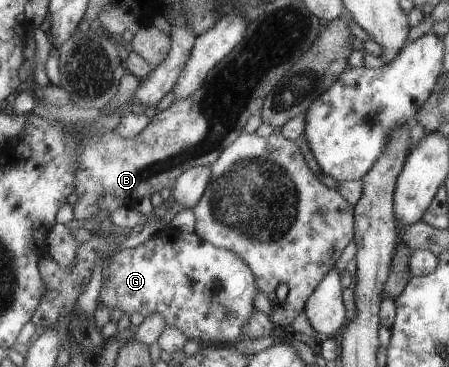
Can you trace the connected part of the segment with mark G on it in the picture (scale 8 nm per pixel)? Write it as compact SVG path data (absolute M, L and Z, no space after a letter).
M164 229L155 232L148 240L135 246L134 248L119 249L110 255L111 262L109 264L109 279L103 283L100 289L100 295L98 298L99 304L108 305L111 309L116 307L124 313L124 322L128 315L135 313L135 311L141 313L147 317L151 314L160 313L165 316L166 322L169 326L175 326L181 328L191 339L200 339L202 347L211 344L229 344L233 345L236 341L243 338L244 325L251 319L252 315L255 314L255 307L253 301L255 301L255 295L257 291L261 290L259 284L256 282L256 274L253 273L252 267L234 251L217 247L213 243L204 240L199 237L198 233L195 232L182 232L179 230Z

